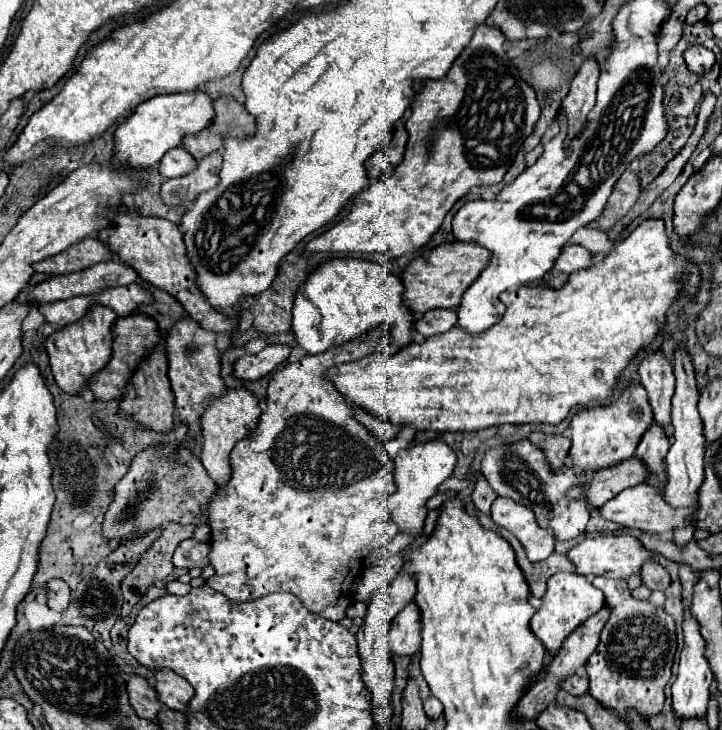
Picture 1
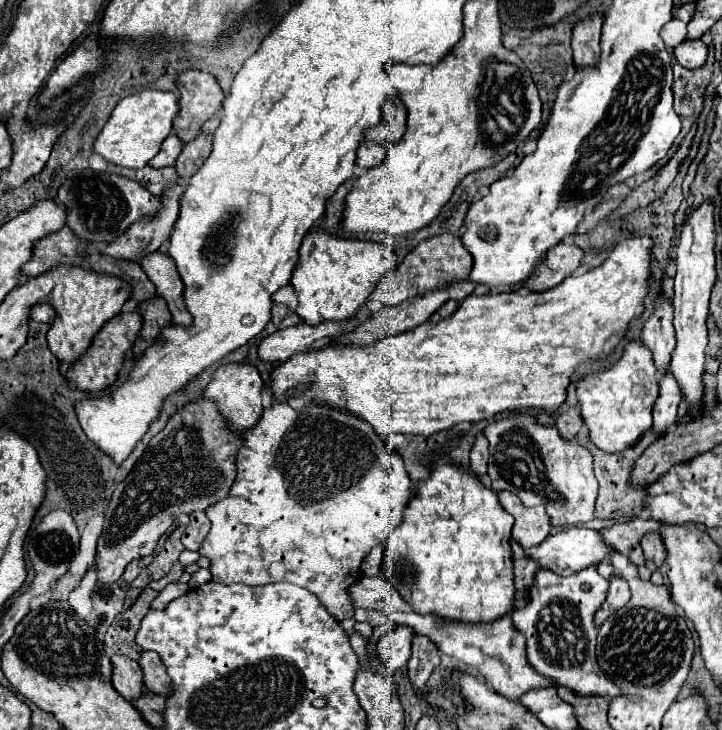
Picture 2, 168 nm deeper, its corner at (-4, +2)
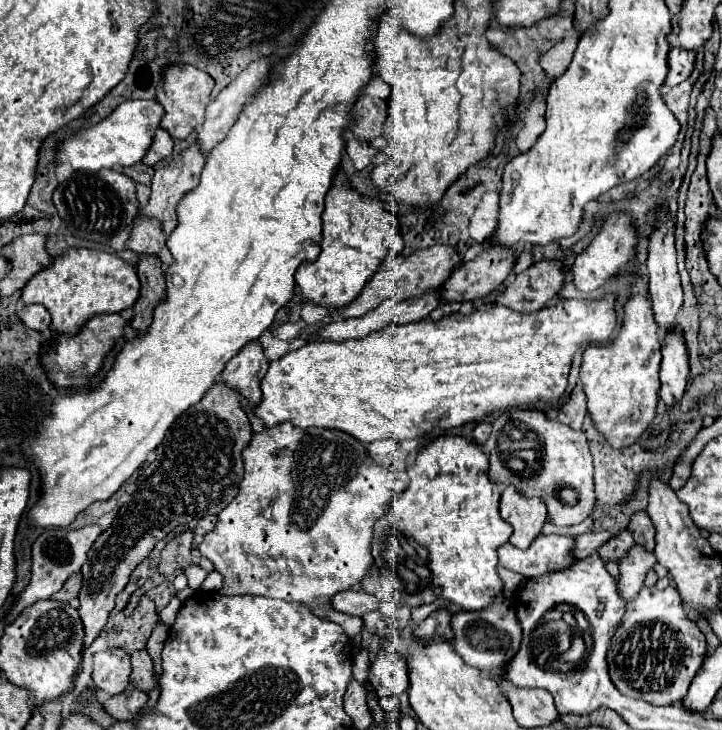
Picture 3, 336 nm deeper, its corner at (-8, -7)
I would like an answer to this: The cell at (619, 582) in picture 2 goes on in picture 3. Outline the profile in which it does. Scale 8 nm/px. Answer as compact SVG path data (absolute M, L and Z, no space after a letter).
M633 546L629 556L619 562L619 576L617 576L617 592L625 604L633 602L643 588L645 574L655 566L655 556L641 550L641 546Z

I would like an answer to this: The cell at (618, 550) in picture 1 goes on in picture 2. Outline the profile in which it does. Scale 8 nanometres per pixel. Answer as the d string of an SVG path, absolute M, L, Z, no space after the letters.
M569 527L569 529L563 529L555 535L549 535L545 543L533 547L533 549L525 549L525 555L529 559L533 559L539 567L543 569L549 569L557 575L573 575L573 573L579 573L581 569L589 567L589 565L597 565L607 553L611 553L613 549L607 547L601 539L601 535L593 529L587 529L587 527Z

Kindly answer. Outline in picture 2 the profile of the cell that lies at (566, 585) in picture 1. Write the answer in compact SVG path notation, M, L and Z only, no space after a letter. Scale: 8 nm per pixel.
M591 565L589 569L583 569L581 573L573 573L573 577L561 577L557 573L551 573L547 569L537 569L535 581L529 589L529 601L523 609L513 611L513 623L519 631L525 633L527 637L527 661L537 669L537 673L549 677L553 685L557 687L567 687L577 695L599 695L599 697L617 697L617 687L613 681L605 677L601 667L597 665L597 655L595 655L595 637L597 637L597 627L593 625L593 617L597 609L603 605L607 597L609 581L603 579L597 573L597 567Z

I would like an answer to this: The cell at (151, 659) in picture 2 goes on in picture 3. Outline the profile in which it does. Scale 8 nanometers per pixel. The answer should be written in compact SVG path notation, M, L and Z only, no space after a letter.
M139 650L137 654L131 654L131 664L133 664L133 672L129 676L129 682L143 692L151 692L151 690L159 690L159 678L155 676L155 668L153 668L153 660L147 654L147 650Z

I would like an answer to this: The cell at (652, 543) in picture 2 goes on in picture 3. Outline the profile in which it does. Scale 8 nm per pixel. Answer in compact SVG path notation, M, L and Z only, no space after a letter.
M645 512L633 514L627 530L633 534L635 544L643 546L647 552L653 552L653 548L655 548L655 526Z

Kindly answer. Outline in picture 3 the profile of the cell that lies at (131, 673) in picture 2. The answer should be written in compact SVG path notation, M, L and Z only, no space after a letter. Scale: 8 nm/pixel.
M109 648L93 656L93 682L109 696L125 692L131 676L131 660L125 650Z

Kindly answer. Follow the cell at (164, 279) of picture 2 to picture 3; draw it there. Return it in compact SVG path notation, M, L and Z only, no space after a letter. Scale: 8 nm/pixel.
M141 216L137 220L139 222L133 226L131 236L127 240L127 248L133 250L135 254L145 254L145 256L159 258L159 262L167 270L173 264L173 256L165 246L167 238L161 234L161 230L157 230L157 222L145 220Z

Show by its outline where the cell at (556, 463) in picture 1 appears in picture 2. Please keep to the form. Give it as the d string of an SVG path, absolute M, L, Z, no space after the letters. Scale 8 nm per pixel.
M571 407L571 409L563 411L563 413L555 413L553 417L555 417L555 427L559 429L559 433L561 433L565 439L573 439L573 437L579 433L581 425L583 425L579 407Z

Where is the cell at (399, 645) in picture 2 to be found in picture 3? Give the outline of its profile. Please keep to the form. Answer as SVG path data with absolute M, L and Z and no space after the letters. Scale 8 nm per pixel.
M379 652L371 664L369 680L375 686L379 698L401 696L409 688L409 666L405 656Z

